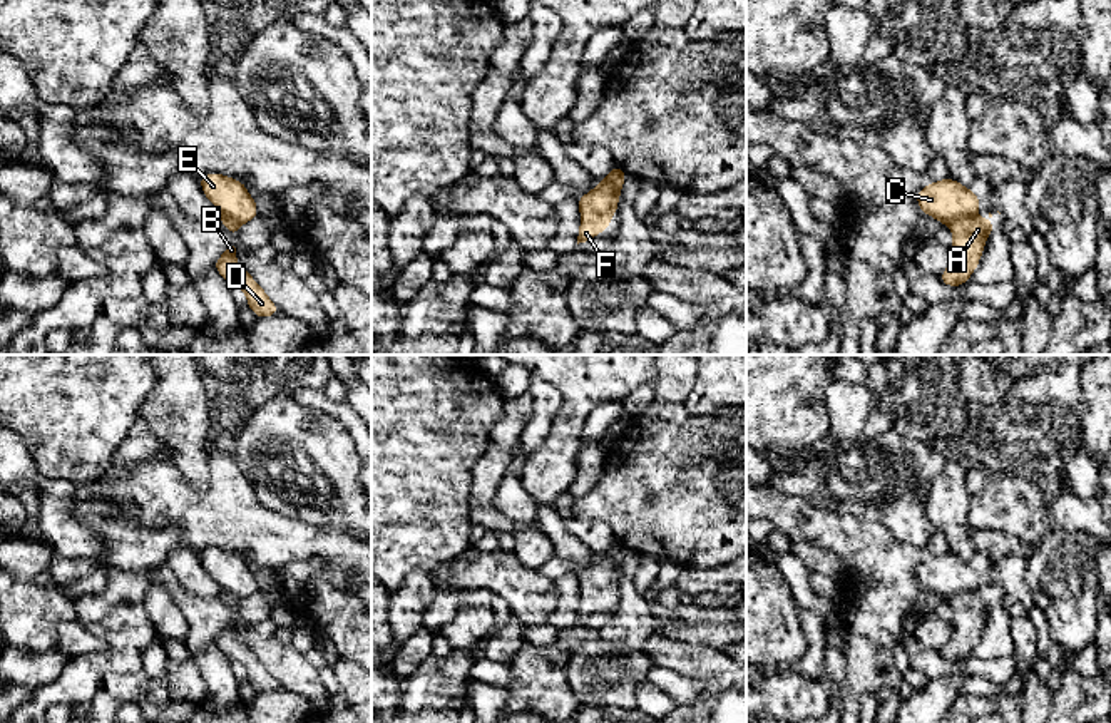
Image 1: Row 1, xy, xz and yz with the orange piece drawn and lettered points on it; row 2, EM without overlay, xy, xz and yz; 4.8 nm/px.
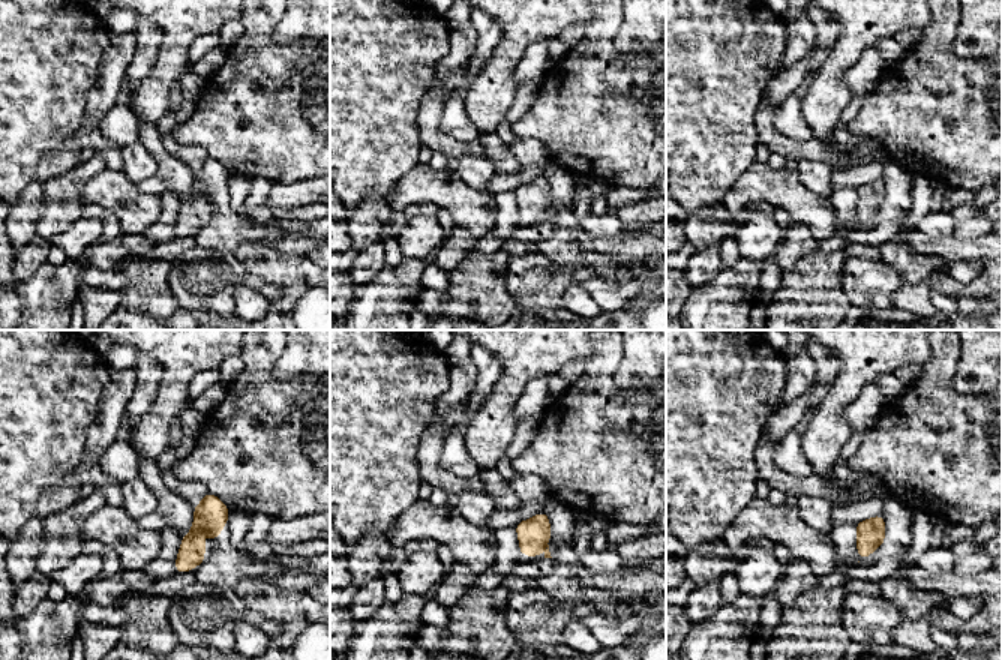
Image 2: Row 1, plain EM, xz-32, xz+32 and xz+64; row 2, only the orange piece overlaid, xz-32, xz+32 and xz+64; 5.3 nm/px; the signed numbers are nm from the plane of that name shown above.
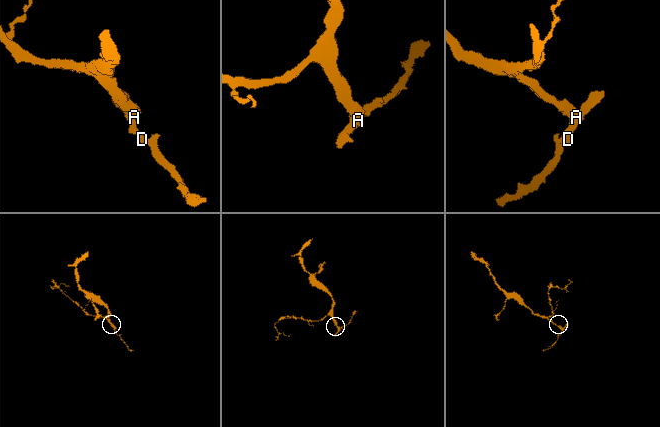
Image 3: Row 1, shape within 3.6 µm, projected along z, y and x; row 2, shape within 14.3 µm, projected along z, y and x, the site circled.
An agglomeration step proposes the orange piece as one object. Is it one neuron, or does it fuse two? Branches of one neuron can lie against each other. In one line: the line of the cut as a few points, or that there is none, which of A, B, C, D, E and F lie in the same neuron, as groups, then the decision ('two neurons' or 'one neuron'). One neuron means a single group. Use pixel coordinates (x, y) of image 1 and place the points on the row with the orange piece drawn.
yz (967, 215), (947, 225) | A B D F / C E | two neurons

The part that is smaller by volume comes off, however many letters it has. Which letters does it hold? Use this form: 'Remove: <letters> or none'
Remove: A, B, D, F

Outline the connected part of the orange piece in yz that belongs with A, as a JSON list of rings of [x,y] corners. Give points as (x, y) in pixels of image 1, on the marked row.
[[[991,213],[987,219],[977,216],[962,216],[949,224],[954,234],[954,243],[952,243],[952,261],[949,268],[939,276],[944,285],[960,286],[969,281],[969,276],[979,264],[986,238],[994,233],[992,231],[994,223],[991,221],[991,218],[992,218]]]

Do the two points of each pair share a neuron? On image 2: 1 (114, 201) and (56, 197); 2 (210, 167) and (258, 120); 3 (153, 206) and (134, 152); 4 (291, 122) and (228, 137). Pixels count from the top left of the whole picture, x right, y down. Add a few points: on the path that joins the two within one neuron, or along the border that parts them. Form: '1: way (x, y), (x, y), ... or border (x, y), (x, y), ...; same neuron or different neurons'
1: border (102, 171), (83, 185), (83, 203); different neurons
2: border (209, 155), (230, 174); different neurons
3: border (122, 171), (135, 185); different neurons
4: way (276, 122), (255, 122), (243, 132); same neuron

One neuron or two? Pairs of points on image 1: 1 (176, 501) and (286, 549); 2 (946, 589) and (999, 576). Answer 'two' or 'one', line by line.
1: one
2: one

